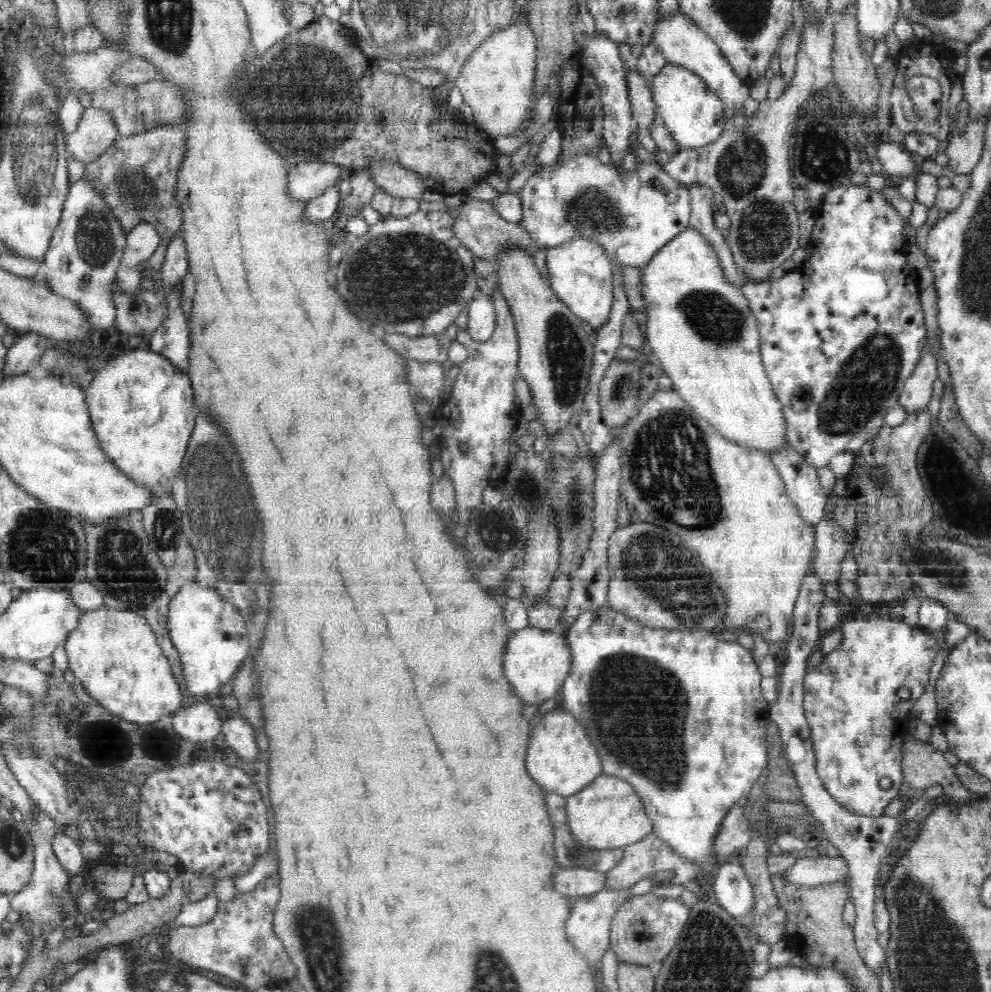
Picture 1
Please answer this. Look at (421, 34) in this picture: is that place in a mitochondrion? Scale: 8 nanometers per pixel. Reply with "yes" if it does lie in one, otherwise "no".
yes

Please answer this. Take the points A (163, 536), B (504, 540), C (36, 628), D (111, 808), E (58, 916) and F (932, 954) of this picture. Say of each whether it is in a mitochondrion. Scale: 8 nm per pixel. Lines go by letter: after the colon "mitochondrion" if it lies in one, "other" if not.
A: mitochondrion
B: mitochondrion
C: other
D: mitochondrion
E: other
F: mitochondrion

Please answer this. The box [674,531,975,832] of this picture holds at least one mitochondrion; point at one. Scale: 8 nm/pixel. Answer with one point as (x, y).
(948, 569)

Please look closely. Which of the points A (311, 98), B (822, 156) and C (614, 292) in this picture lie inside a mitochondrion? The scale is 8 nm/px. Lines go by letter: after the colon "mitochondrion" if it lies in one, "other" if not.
A: mitochondrion
B: mitochondrion
C: other

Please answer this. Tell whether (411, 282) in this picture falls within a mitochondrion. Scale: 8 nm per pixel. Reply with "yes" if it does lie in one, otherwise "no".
yes

